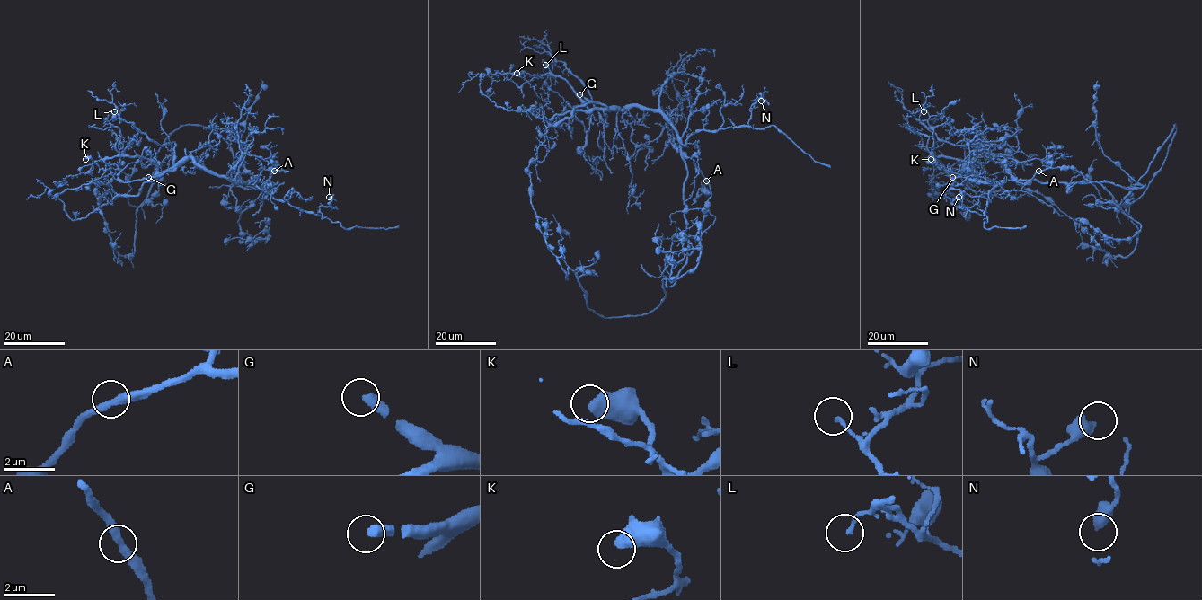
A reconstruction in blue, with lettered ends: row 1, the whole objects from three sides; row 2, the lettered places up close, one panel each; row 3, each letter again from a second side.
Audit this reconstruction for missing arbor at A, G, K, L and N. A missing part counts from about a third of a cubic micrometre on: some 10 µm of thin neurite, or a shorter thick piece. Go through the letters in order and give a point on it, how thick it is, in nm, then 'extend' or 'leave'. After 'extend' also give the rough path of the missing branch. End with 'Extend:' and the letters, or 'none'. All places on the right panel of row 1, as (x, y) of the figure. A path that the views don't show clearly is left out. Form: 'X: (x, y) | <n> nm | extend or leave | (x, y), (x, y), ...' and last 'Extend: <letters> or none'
A: (1038, 171) | 320 nm | leave
G: (952, 177) | 400 nm | extend
K: (931, 159) | 600 nm | leave
L: (923, 111) | 150 nm | leave
N: (958, 197) | 320 nm | leave
Extend: G

